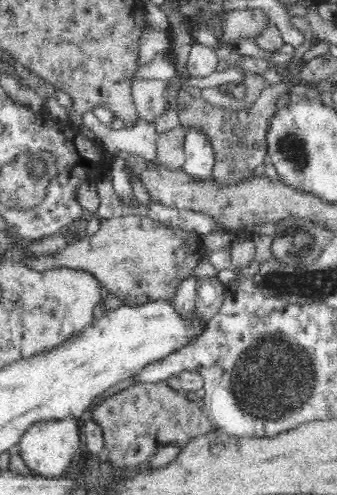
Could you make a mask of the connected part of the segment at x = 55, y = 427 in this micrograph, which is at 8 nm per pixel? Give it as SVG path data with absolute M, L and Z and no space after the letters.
M66 417L33 422L18 439L15 452L24 466L33 474L44 478L60 477L70 466L72 458L80 452L80 432L77 419Z

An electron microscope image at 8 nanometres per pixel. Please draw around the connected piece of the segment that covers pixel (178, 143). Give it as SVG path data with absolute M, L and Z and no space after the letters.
M180 124L172 130L157 134L156 152L163 168L176 170L185 163L184 130L185 126Z

